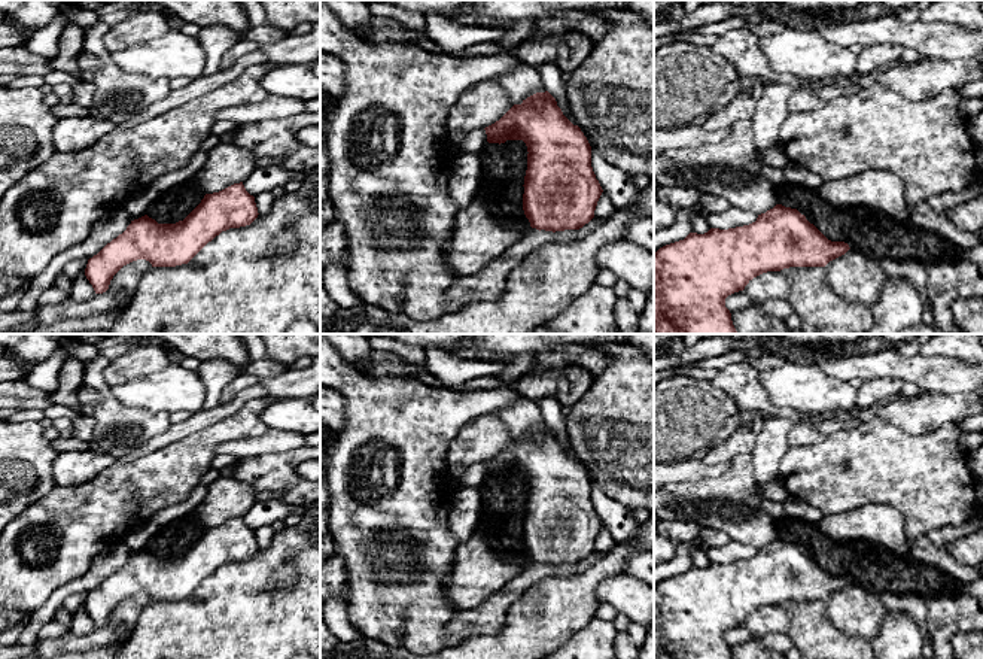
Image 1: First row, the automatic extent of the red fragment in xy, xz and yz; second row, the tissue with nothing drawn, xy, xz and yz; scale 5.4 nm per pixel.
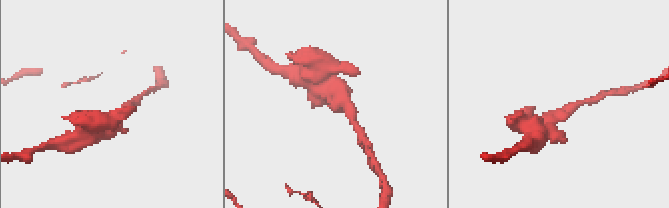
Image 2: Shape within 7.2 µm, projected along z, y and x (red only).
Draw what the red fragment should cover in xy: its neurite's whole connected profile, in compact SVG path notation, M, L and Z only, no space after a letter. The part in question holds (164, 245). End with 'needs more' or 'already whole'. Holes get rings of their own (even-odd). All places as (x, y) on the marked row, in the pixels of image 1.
M243 182L206 194L201 203L176 224L158 224L147 215L88 259L85 276L95 294L109 289L113 276L127 264L146 259L152 267L188 264L222 231L250 225L258 218L255 197Z; already whole

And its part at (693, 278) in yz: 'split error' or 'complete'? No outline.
complete

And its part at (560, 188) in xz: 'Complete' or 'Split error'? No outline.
Complete

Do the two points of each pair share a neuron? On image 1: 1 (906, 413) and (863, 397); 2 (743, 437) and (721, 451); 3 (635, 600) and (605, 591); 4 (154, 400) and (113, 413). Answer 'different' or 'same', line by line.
1: different
2: same
3: same
4: different

